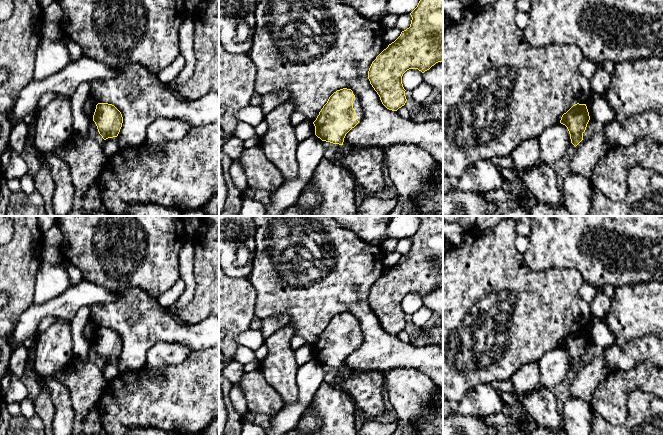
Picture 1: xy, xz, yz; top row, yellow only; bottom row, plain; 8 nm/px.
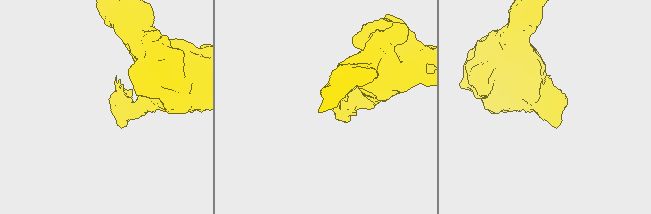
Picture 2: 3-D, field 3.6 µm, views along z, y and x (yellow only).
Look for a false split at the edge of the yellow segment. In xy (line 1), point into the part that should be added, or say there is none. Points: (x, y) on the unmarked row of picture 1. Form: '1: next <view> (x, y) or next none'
1: next none

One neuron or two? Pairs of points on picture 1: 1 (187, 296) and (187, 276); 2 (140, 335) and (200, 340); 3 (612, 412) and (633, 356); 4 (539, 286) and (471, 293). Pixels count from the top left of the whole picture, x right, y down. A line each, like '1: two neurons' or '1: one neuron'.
1: one neuron
2: one neuron
3: two neurons
4: one neuron

